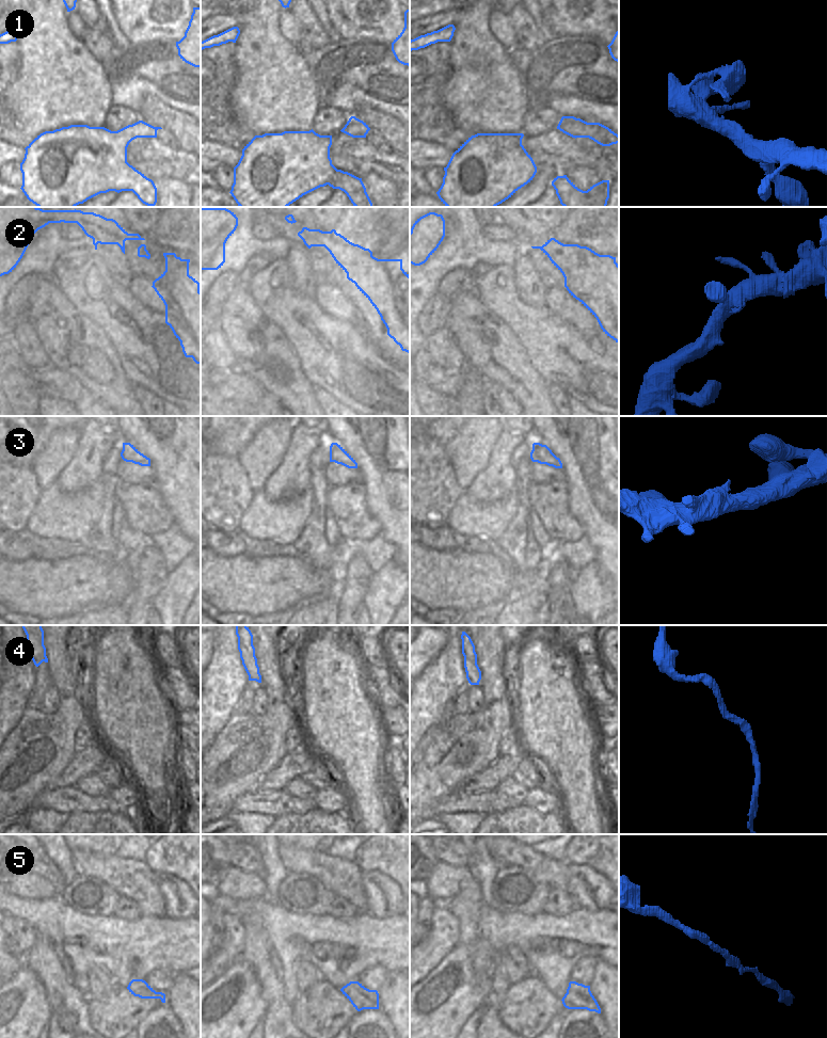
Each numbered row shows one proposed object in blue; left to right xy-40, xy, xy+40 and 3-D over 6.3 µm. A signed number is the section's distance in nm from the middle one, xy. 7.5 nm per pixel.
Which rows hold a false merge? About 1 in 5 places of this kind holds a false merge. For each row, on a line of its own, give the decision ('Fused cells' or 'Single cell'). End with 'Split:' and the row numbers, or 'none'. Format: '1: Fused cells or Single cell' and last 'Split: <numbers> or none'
1: Single cell
2: Single cell
3: Single cell
4: Single cell
5: Single cell
Split: none

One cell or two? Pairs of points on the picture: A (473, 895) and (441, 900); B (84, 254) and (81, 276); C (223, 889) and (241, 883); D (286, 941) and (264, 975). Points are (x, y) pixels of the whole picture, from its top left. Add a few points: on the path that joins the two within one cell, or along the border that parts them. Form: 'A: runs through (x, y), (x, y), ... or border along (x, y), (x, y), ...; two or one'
A: border along (467, 880), (446, 906); two
B: border along (90, 256), (78, 267), (68, 267), (60, 272); two
C: runs through (227, 887), (237, 884); one
D: border along (263, 924), (271, 947); two

